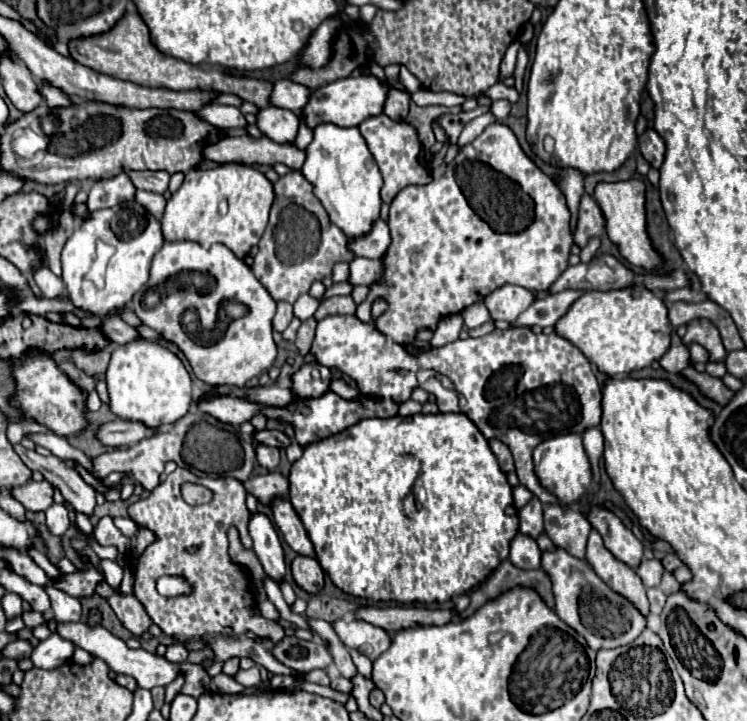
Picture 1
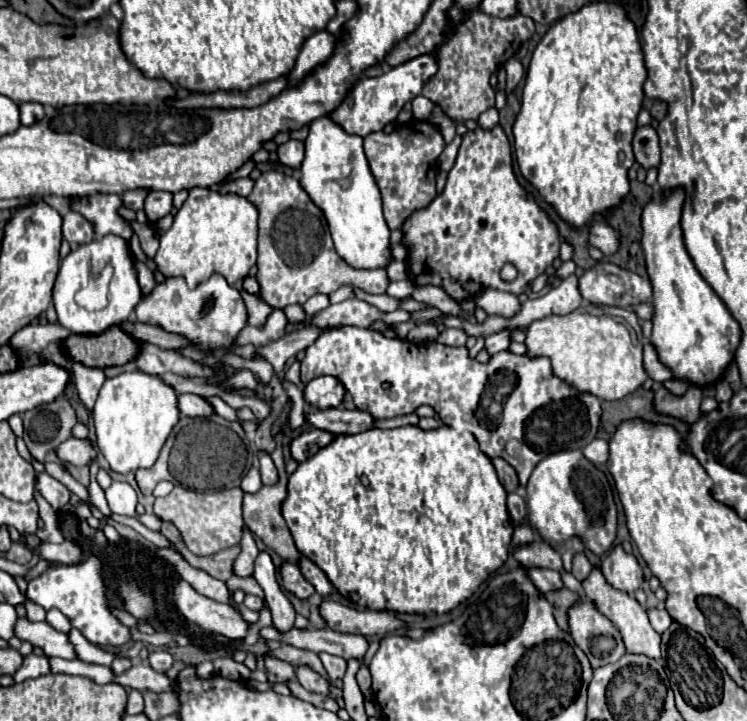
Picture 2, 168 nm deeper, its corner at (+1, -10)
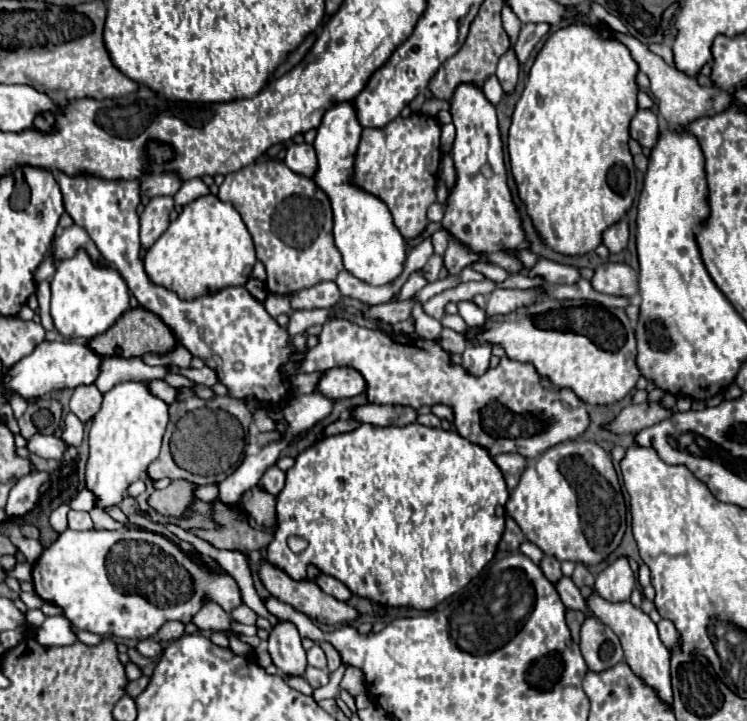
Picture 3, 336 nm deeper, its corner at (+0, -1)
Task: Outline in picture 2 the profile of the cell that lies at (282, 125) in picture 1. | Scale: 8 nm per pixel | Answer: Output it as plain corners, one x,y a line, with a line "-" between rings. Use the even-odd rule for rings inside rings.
289,140
287,144
281,144
279,150
279,162
287,168
293,168
293,170
299,170
301,168
301,162
303,162
303,154
305,154
305,148
299,140

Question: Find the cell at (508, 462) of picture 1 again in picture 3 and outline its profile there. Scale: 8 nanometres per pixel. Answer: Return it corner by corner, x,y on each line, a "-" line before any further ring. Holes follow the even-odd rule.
514,453
514,455
496,455
494,461
500,467
508,489
512,491
518,485
518,479
520,479
522,471
526,469
526,459
522,459
522,455

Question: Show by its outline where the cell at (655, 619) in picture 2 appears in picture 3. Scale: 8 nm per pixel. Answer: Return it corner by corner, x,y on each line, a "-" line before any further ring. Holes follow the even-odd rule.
660,619
658,623
658,631
660,631
660,639
668,649
674,649
678,645
678,631
674,627
674,623
670,619

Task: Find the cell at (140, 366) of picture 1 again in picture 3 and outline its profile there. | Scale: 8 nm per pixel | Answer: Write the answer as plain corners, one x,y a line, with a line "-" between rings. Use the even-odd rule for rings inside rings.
122,381
104,393
102,407
92,419
92,429
88,435
90,457
86,465
86,487
98,495
100,499
98,507
116,505
126,495
126,487
134,479
138,479
142,473
146,473
148,465
160,453
160,443
164,437
166,425
168,425
168,405
160,397
150,393
148,381

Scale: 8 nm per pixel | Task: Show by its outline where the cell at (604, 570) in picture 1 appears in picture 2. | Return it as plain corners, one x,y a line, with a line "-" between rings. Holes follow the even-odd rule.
593,568
591,576
583,582
583,590
585,590
585,598
591,600
595,604
595,608
605,618
609,618
611,624
621,632
621,638
623,638
627,654
643,654
643,656
649,656
649,658
655,658
655,660
661,658
661,636
651,628
645,608
633,596
611,588
605,582
605,578
603,578
603,574
601,574
599,568

